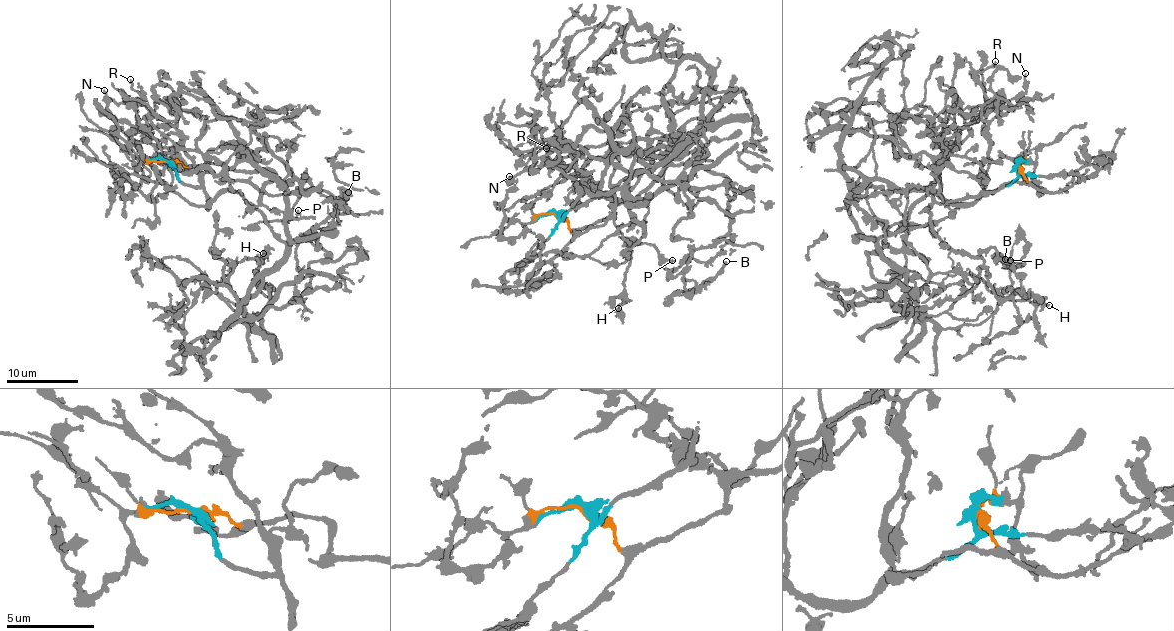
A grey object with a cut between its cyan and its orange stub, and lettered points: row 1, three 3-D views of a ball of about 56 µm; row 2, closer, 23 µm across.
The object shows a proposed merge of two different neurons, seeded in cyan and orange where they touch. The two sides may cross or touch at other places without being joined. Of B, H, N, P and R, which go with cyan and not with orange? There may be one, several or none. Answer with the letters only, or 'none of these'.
H, N, R

